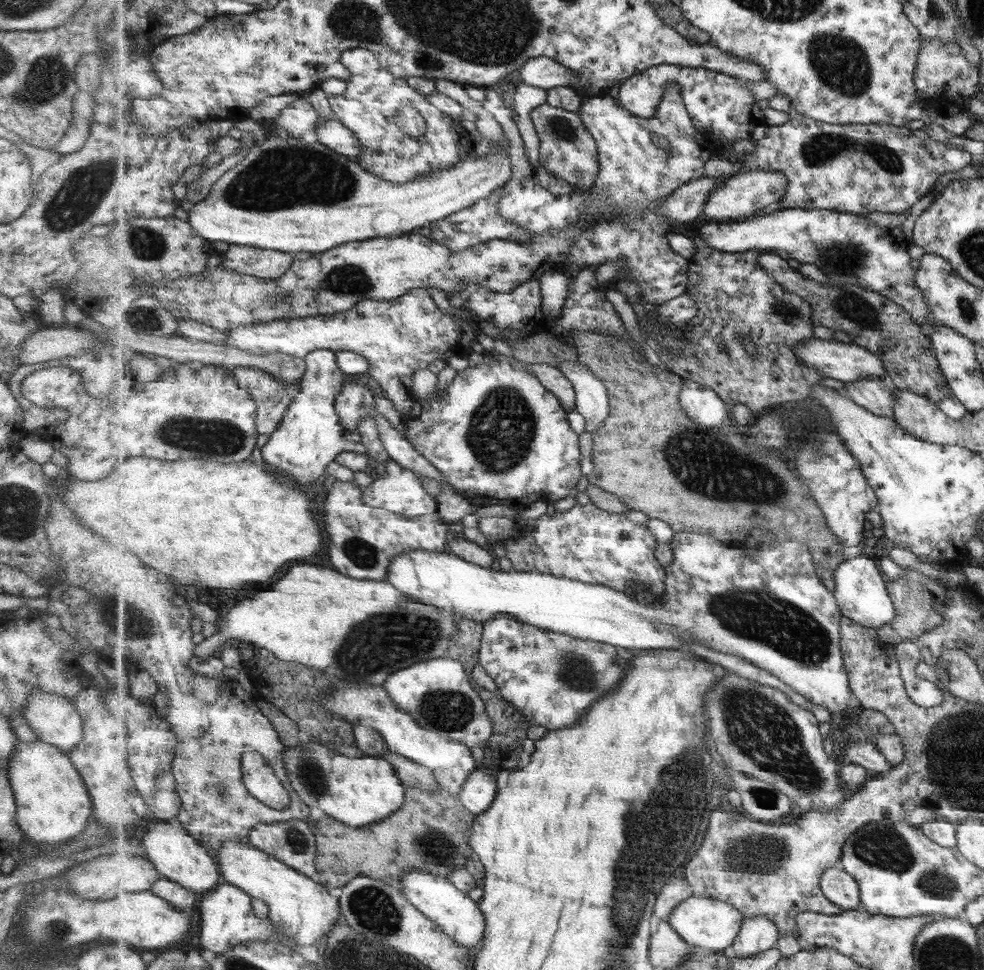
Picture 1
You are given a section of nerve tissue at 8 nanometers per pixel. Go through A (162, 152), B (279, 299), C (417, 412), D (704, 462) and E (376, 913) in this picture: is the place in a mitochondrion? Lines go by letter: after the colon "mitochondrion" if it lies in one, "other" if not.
A: other
B: mitochondrion
C: other
D: mitochondrion
E: mitochondrion

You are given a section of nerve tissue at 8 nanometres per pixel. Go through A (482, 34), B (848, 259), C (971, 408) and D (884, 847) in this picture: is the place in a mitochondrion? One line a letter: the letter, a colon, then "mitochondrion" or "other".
A: mitochondrion
B: mitochondrion
C: other
D: mitochondrion

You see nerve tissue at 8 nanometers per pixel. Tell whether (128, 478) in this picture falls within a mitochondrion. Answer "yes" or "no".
no

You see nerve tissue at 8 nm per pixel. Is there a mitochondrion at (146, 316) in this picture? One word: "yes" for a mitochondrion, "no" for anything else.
yes

